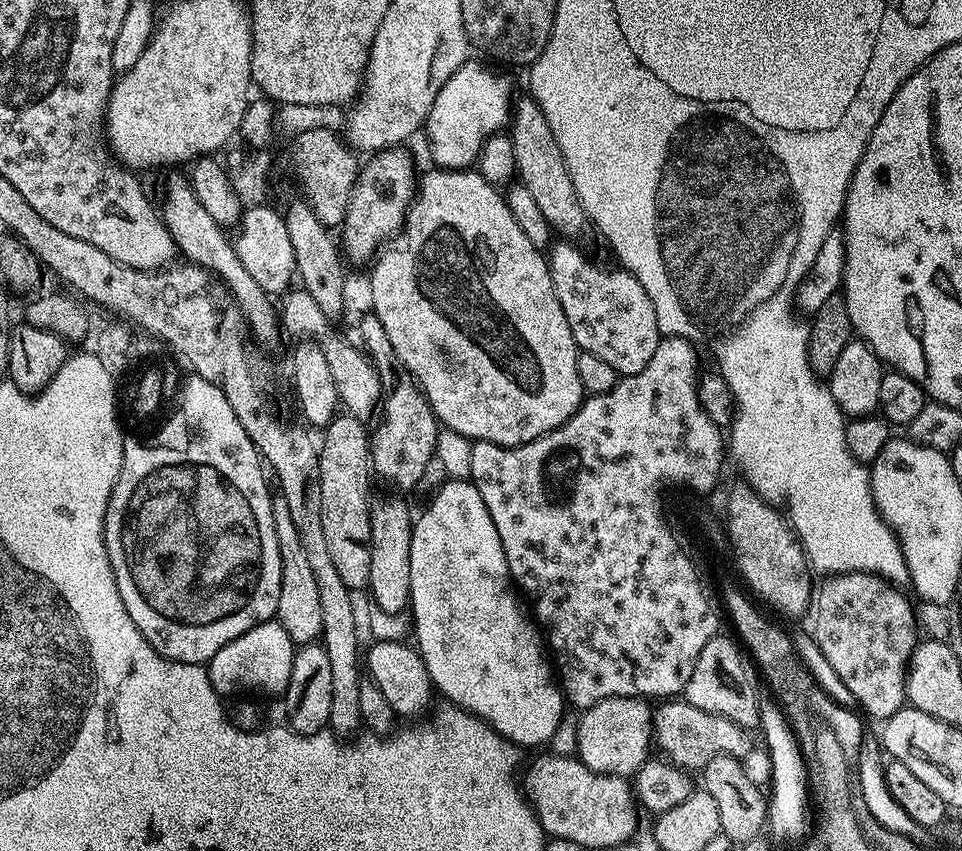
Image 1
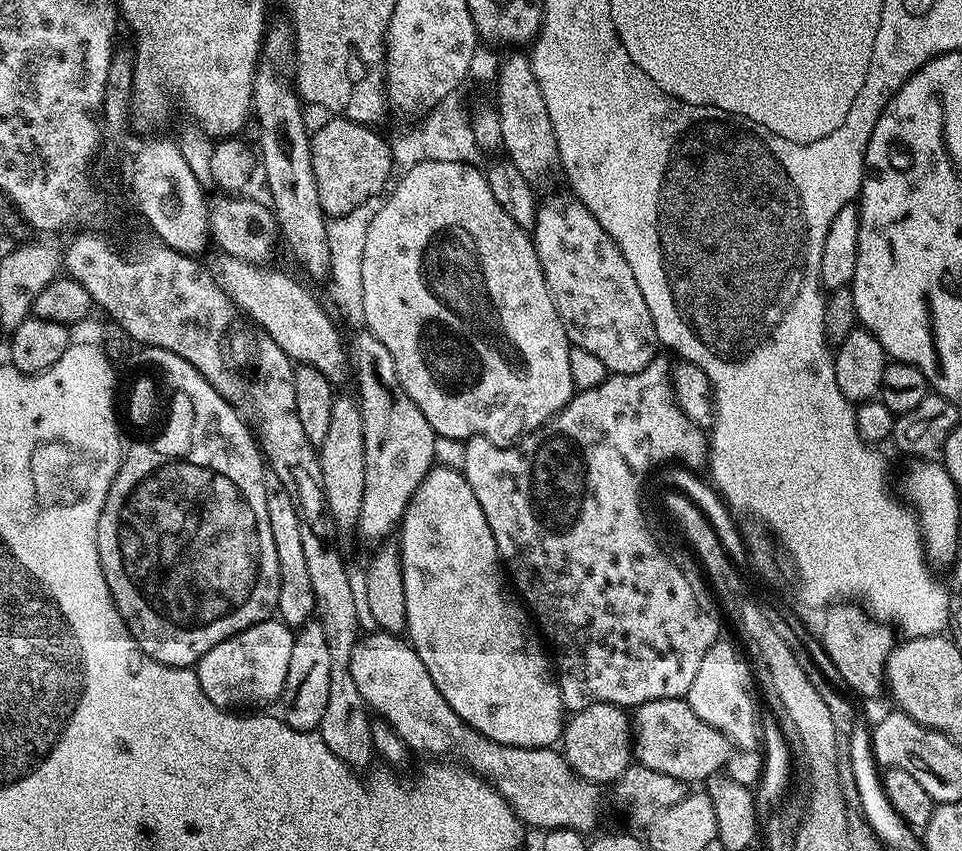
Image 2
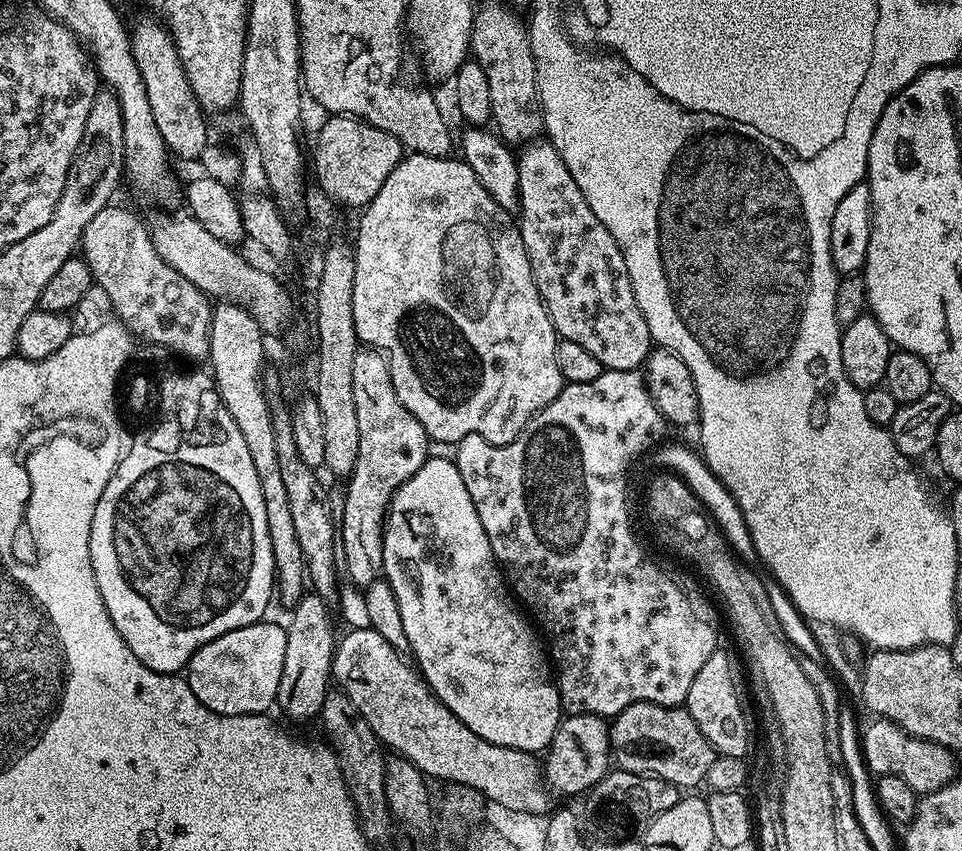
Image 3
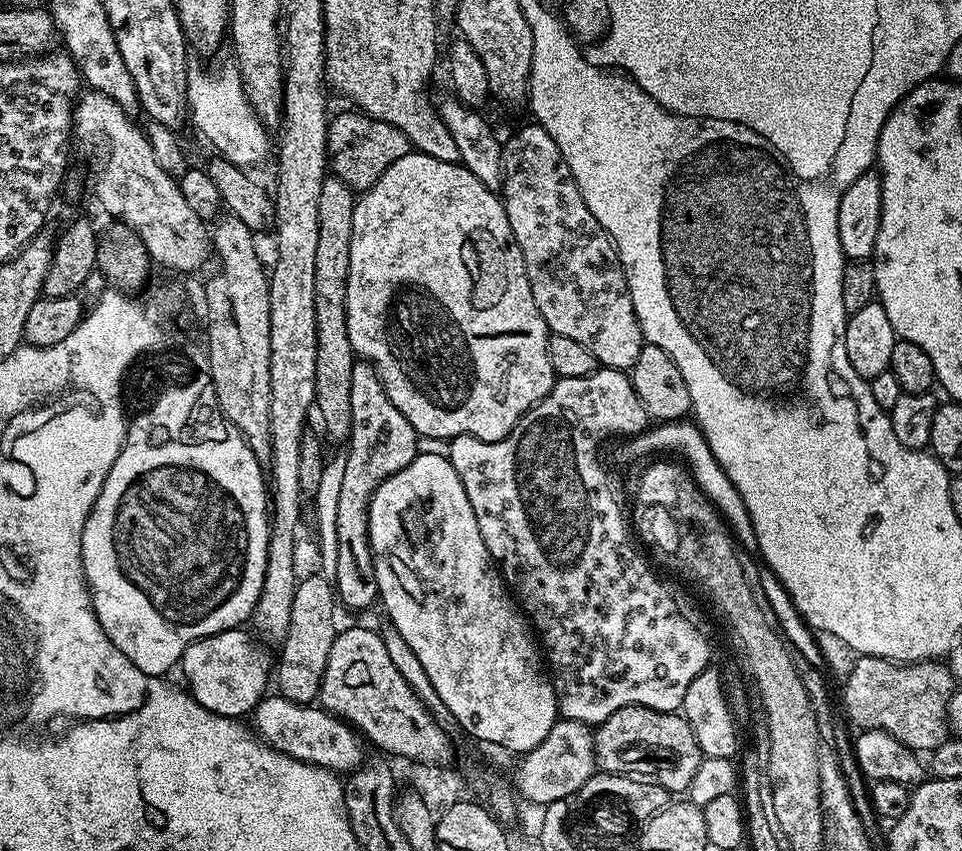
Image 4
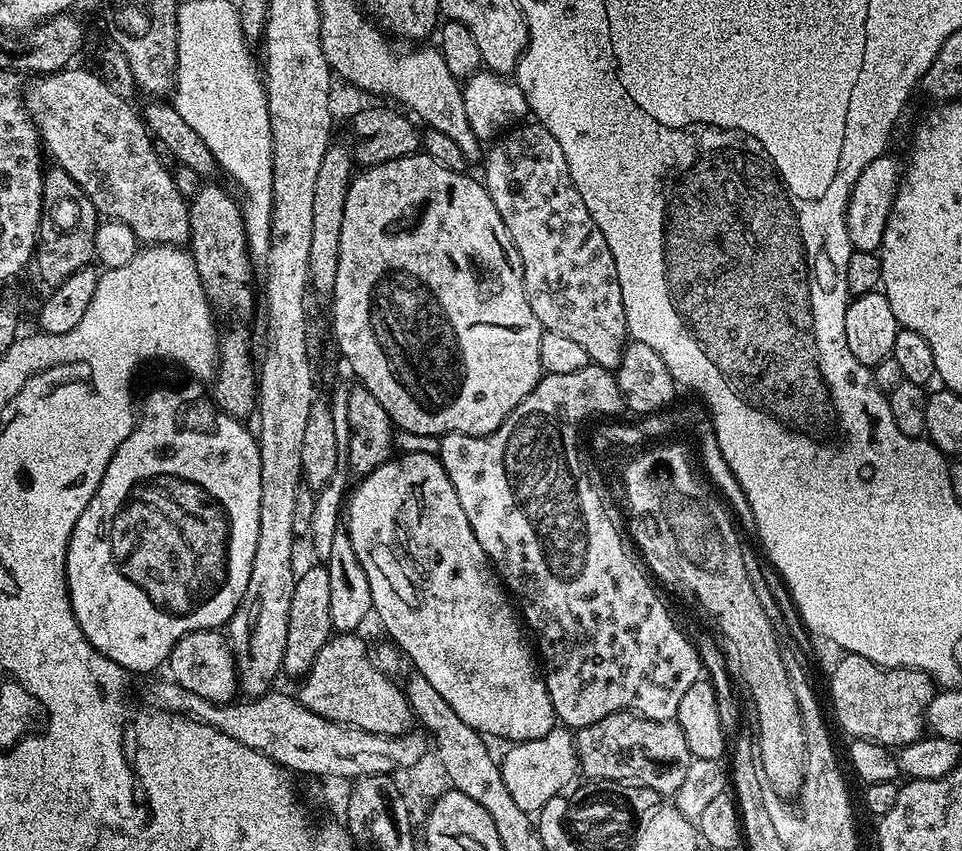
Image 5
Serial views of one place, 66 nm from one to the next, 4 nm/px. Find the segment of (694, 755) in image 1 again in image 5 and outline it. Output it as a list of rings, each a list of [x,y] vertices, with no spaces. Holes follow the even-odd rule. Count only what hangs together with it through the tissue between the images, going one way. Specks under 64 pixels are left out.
[[[615,712],[590,726],[579,729],[575,733],[574,743],[579,771],[587,779],[613,780],[623,784],[646,786],[664,798],[671,797],[678,790],[678,786],[682,786],[686,770],[690,770],[690,762],[694,759],[690,754],[690,746],[686,746],[686,734],[682,734],[675,720],[651,720],[639,716],[637,712]]]

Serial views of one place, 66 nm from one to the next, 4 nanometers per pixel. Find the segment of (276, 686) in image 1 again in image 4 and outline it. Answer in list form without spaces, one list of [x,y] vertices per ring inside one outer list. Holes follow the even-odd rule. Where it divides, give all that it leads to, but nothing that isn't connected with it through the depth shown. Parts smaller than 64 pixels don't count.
[[[243,627],[231,628],[194,641],[186,646],[178,665],[178,672],[184,675],[183,683],[191,696],[206,706],[206,710],[219,716],[242,718],[255,712],[270,688],[273,657],[272,660],[268,657],[268,652],[264,649],[267,647],[257,642],[251,631],[244,631]]]

